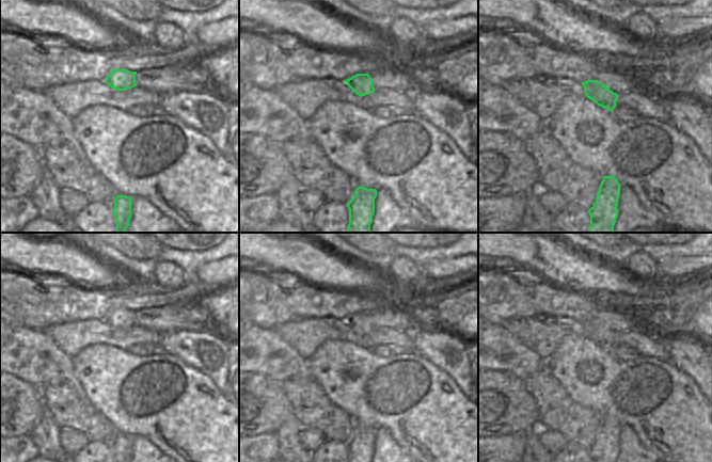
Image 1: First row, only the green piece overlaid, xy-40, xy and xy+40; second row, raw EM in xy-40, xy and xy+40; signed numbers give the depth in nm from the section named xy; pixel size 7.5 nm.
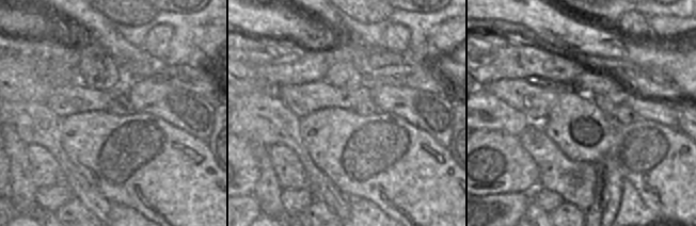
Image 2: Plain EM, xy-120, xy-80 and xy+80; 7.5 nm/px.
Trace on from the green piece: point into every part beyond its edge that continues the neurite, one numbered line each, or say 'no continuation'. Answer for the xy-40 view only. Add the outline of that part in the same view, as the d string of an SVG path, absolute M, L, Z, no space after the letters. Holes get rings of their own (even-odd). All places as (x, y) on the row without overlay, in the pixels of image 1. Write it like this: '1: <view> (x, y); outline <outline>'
no continuation

